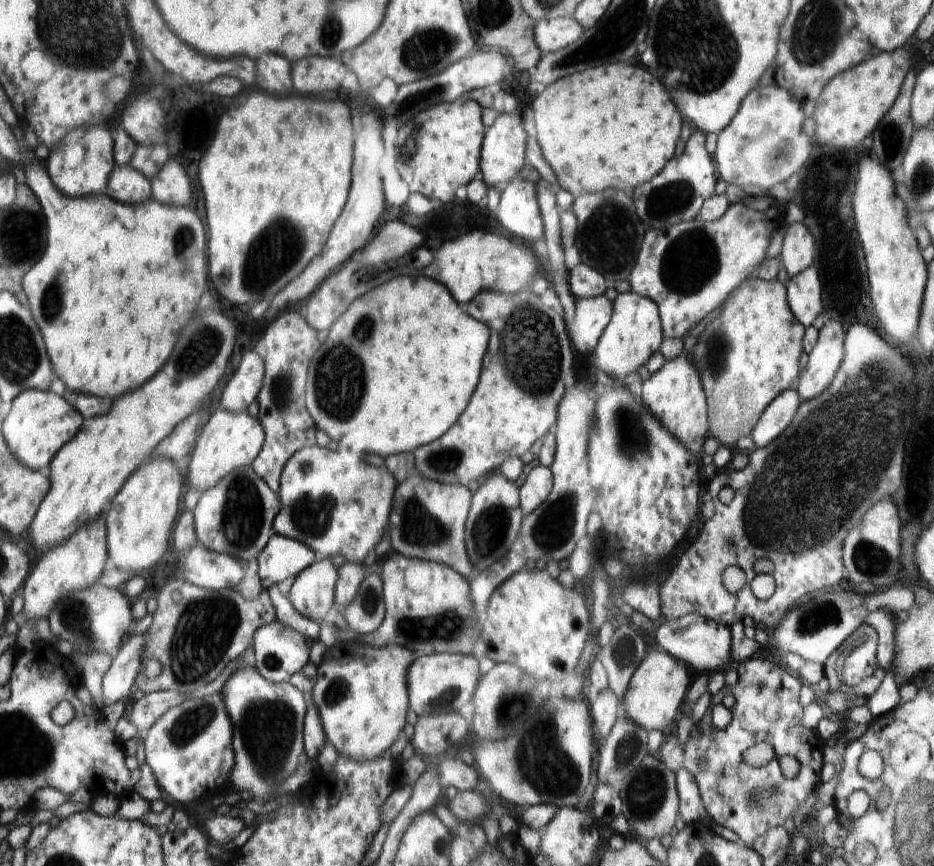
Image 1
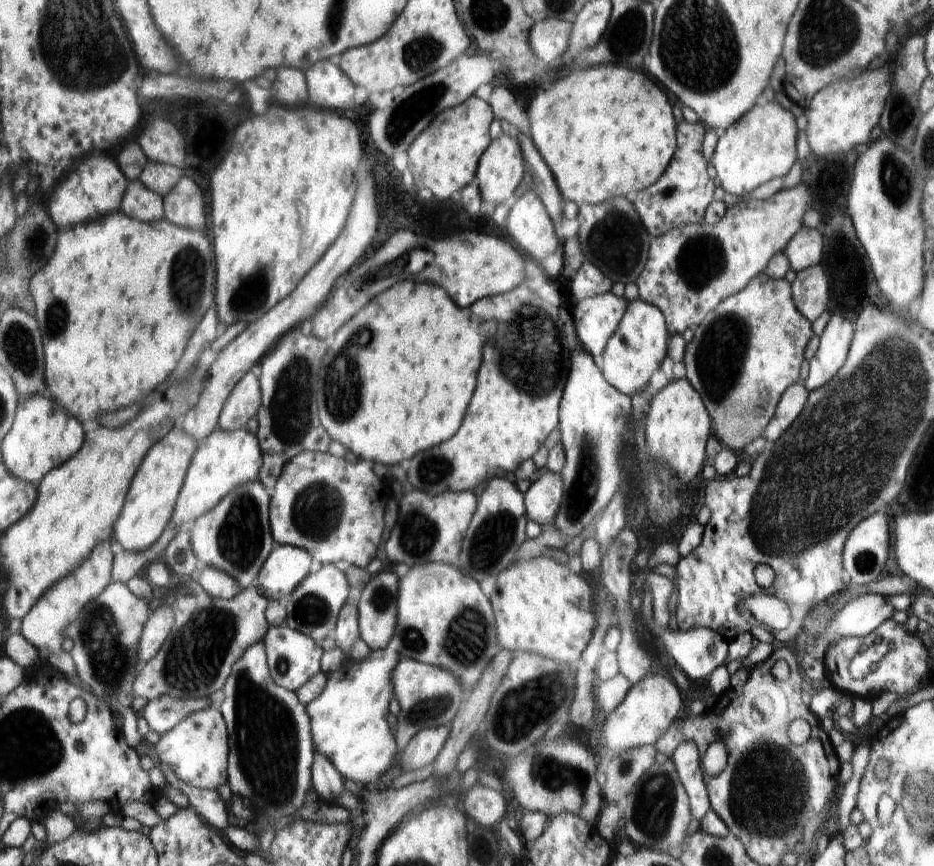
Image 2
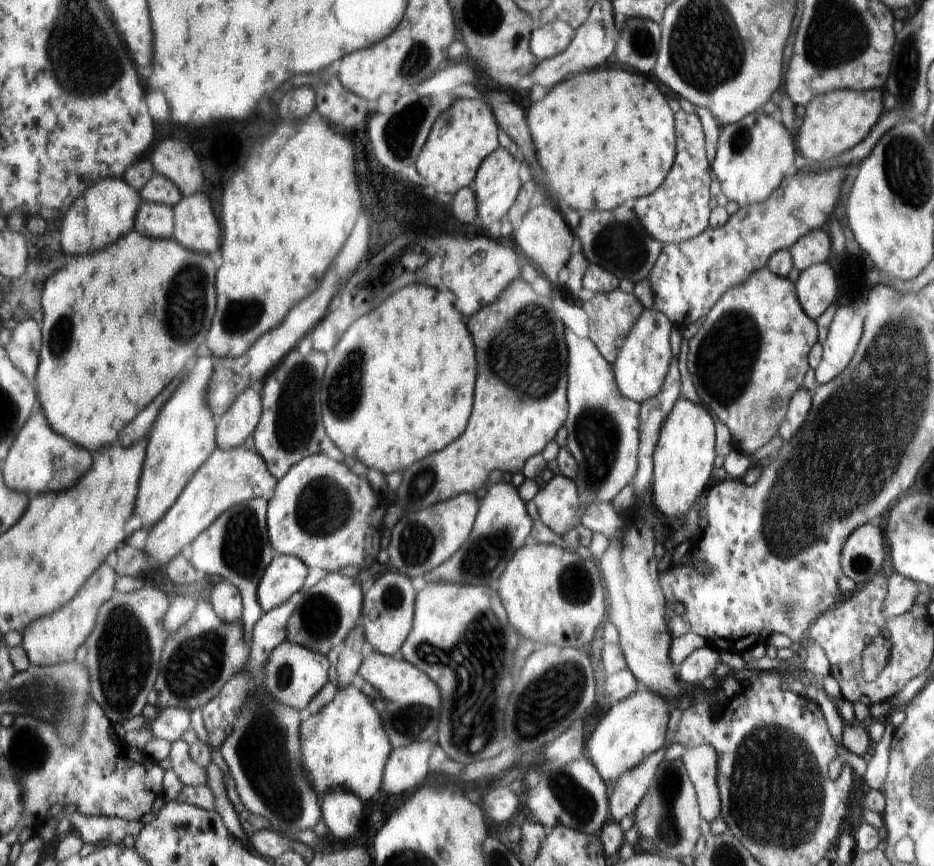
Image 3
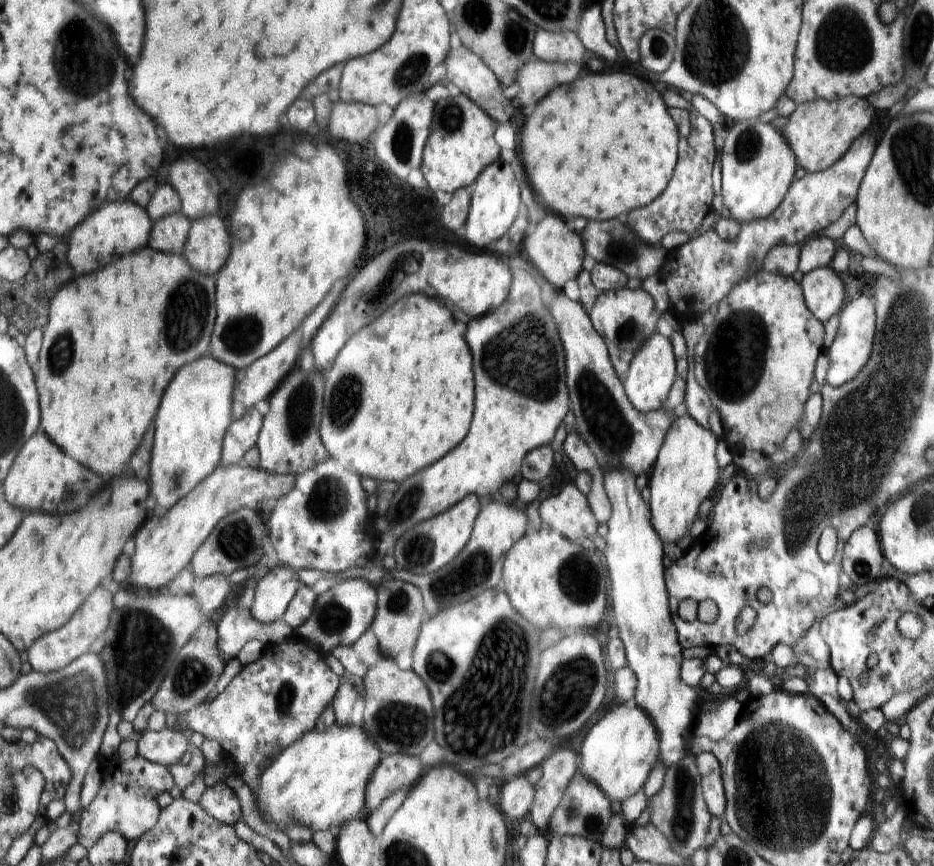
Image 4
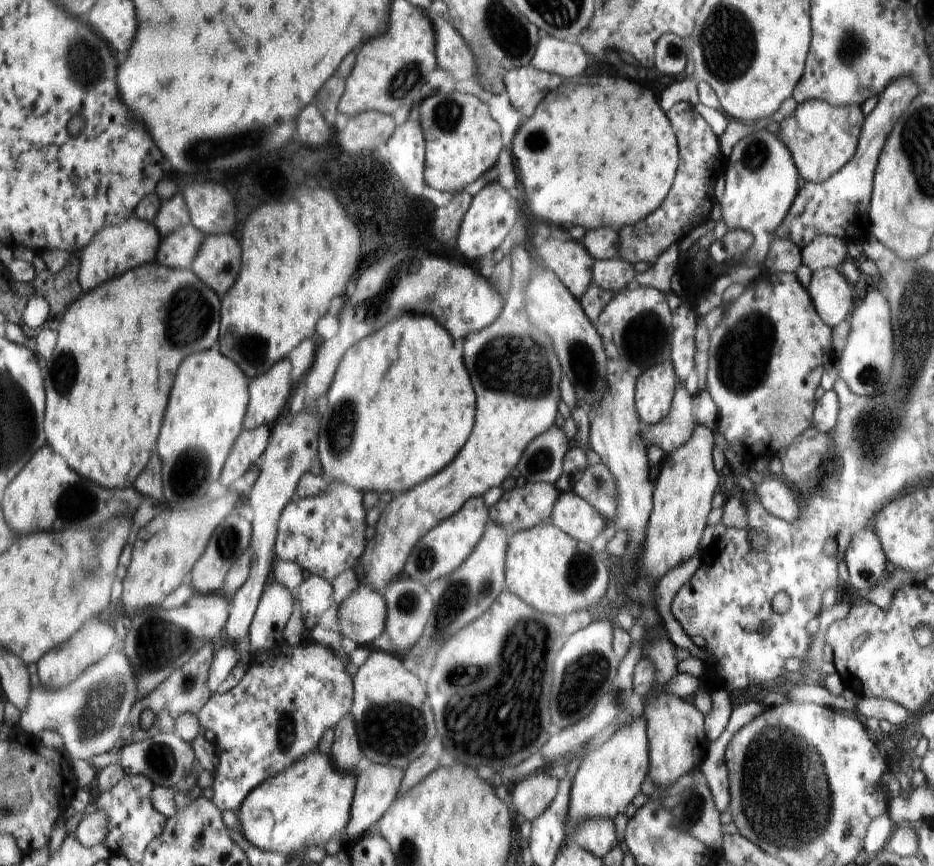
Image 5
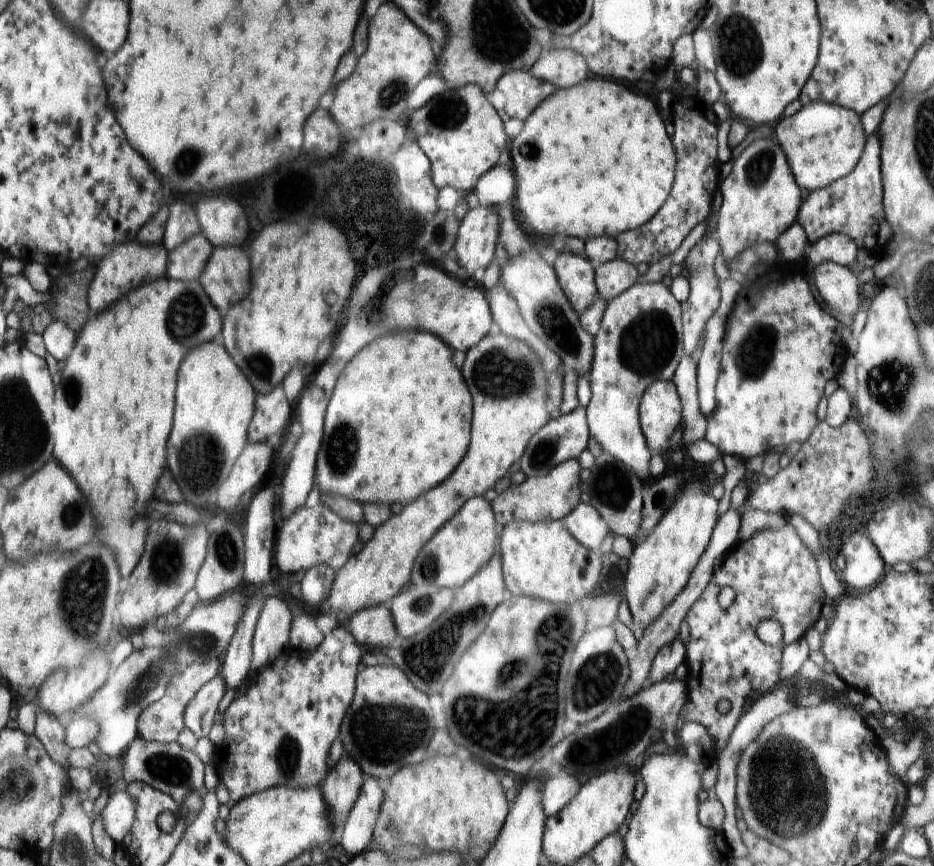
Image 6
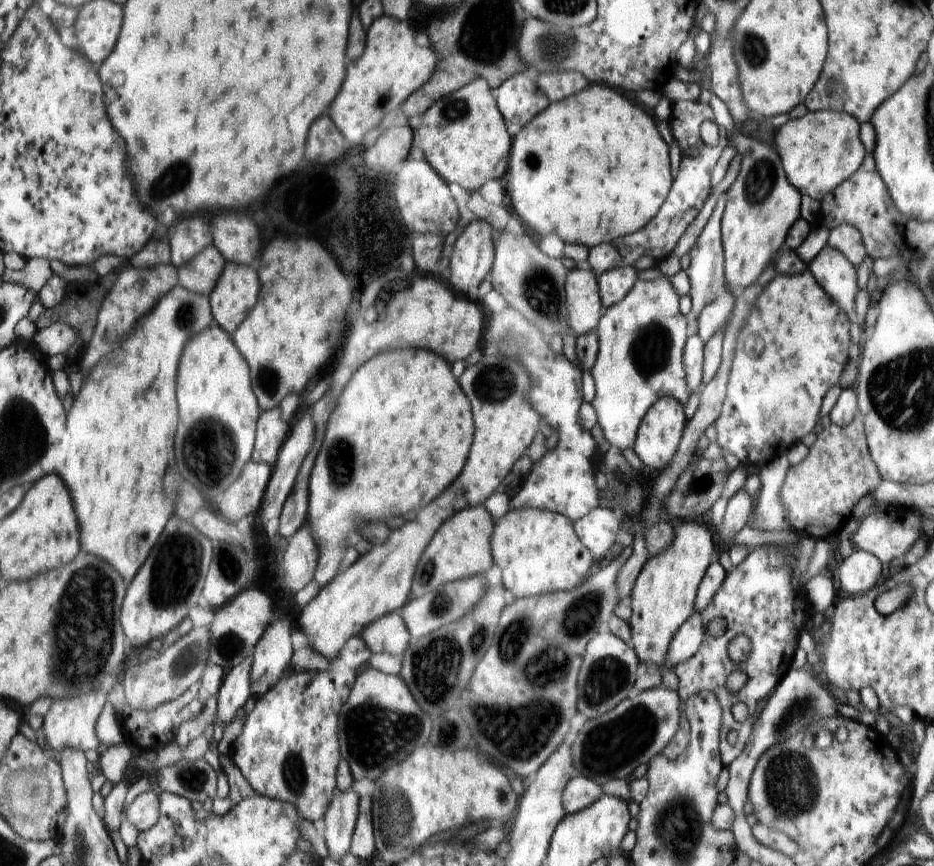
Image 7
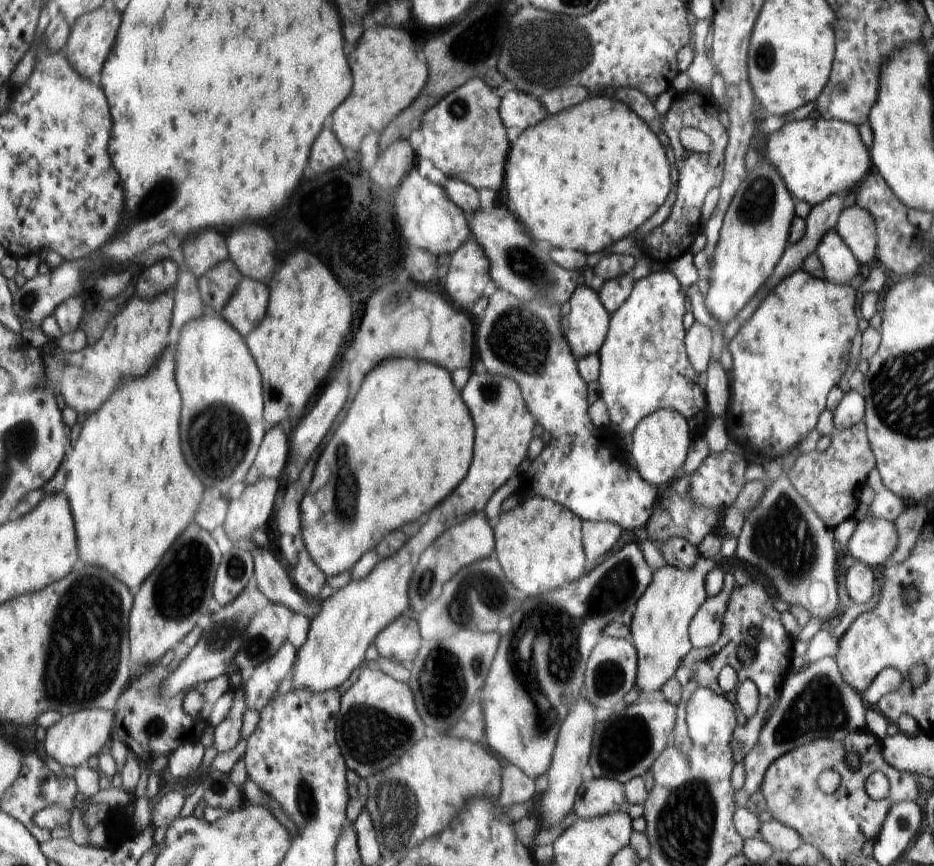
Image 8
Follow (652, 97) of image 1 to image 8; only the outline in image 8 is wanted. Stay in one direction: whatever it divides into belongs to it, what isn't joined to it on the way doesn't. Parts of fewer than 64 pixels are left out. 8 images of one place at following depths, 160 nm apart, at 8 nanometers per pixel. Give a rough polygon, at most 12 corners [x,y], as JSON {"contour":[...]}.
{"contour":[[592,96],[510,150],[530,234],[602,253],[672,190],[657,135]]}

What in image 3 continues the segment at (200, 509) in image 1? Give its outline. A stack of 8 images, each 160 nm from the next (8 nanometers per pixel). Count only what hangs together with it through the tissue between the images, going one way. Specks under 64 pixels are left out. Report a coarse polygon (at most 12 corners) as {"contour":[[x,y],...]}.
{"contour":[[264,498],[238,502],[190,546],[200,576],[241,592],[244,638],[272,560]]}

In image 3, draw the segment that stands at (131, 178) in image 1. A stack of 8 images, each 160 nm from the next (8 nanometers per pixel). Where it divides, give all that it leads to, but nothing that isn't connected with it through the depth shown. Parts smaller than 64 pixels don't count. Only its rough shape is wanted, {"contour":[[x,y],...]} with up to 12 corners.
{"contour":[[142,200],[134,229],[173,238],[172,207]]}

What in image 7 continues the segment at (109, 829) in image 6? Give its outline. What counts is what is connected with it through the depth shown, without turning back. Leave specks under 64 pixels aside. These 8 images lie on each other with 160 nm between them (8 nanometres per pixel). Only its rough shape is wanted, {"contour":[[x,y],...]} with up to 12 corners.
{"contour":[[139,794],[122,810],[138,830],[150,830],[160,817],[158,794]]}

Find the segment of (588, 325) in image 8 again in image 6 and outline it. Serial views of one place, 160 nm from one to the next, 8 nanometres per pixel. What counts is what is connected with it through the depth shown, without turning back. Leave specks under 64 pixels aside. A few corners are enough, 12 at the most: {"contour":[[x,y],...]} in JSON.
{"contour":[[579,254],[553,262],[581,316],[596,301],[594,268]]}

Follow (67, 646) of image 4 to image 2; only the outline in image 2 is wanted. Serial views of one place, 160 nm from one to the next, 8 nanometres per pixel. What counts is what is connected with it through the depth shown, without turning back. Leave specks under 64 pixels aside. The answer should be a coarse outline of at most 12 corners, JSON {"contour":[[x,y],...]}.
{"contour":[[108,541],[21,620],[39,658],[80,687],[66,630],[108,588]]}

